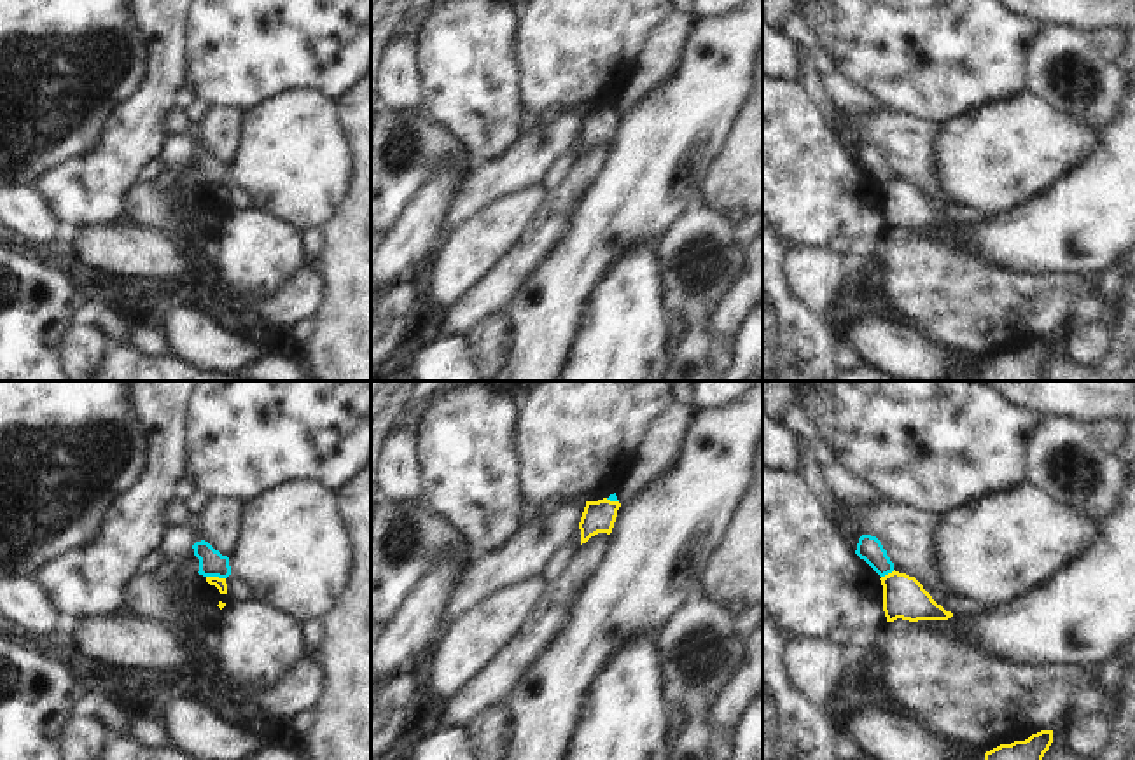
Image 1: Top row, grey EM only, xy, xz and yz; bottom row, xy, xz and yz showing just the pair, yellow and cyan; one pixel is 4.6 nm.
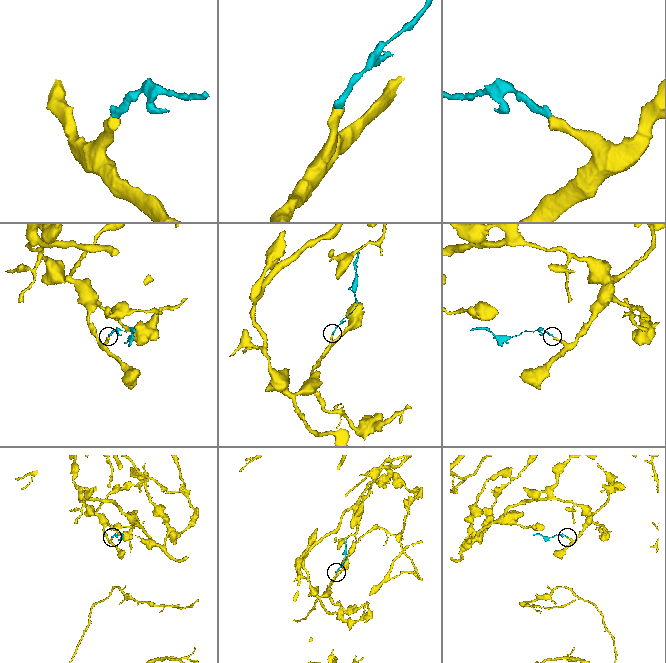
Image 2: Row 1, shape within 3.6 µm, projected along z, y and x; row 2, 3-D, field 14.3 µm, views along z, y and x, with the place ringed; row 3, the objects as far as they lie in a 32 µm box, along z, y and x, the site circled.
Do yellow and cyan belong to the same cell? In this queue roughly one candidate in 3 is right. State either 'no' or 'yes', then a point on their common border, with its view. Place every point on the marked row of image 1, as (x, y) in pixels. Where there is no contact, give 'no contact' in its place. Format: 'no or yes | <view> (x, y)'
no | xy (215, 577)

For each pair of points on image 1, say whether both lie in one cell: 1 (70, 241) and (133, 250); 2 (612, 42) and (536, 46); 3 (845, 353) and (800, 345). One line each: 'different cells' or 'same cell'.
1: same cell
2: same cell
3: different cells

